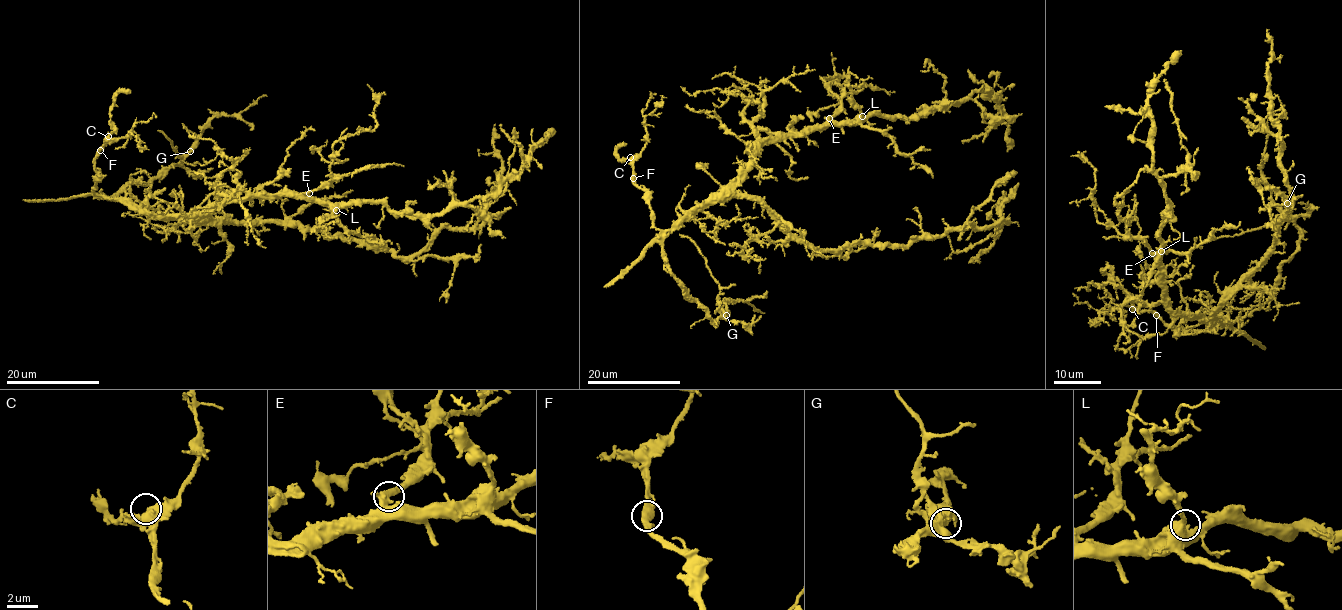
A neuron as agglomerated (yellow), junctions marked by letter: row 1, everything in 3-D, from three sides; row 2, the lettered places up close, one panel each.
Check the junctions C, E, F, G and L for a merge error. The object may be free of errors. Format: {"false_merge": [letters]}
{"false_merge": []}

